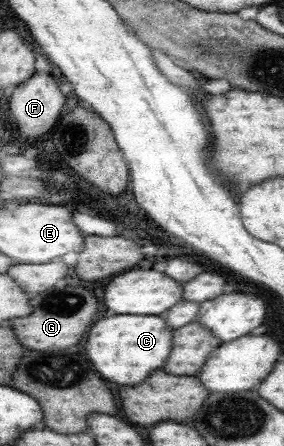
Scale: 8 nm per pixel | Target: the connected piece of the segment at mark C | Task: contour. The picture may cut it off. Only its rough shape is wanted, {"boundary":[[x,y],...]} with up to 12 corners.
{"boundary":[[161,315],[102,318],[86,354],[102,378],[134,386],[164,366]]}

